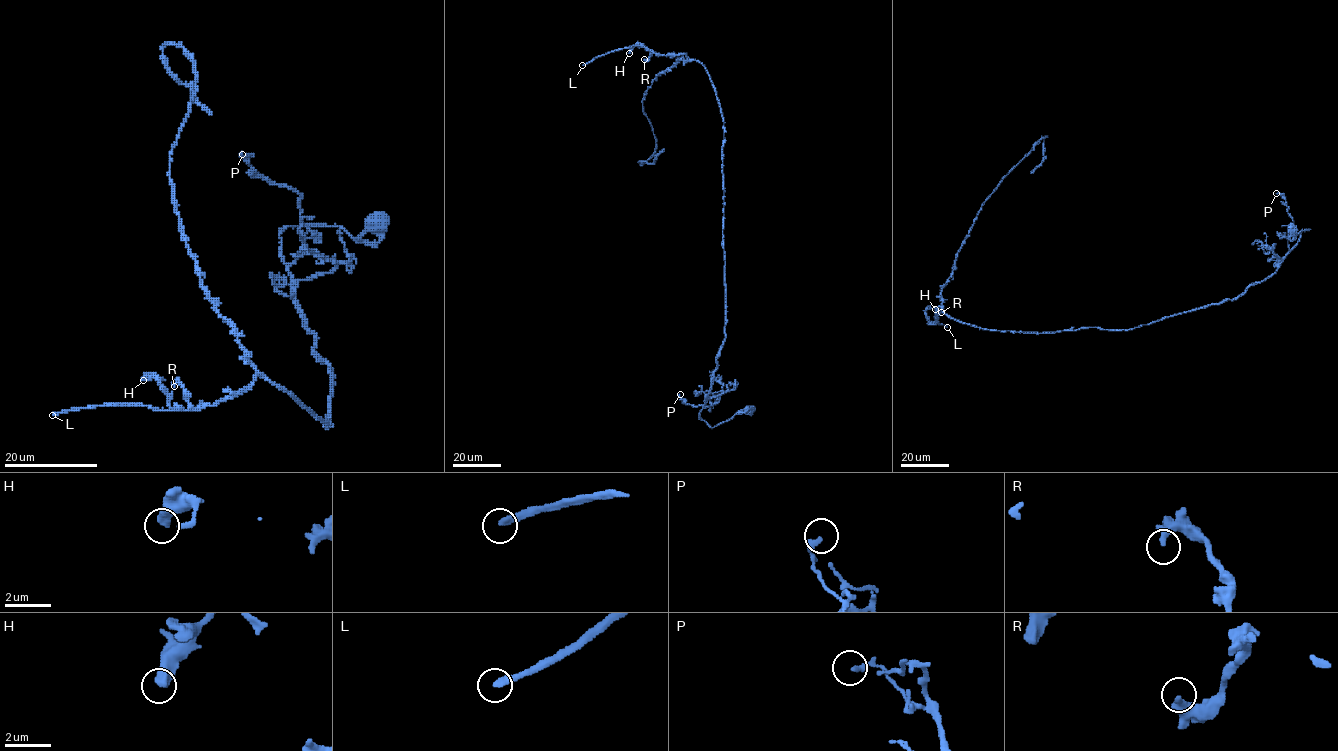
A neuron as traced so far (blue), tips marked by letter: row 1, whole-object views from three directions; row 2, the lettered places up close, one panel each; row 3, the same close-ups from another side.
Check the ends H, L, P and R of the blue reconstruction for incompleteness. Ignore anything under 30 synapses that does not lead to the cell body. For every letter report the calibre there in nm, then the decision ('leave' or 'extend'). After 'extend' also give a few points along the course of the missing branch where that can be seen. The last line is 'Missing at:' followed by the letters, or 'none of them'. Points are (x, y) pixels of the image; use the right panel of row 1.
H: calibre 460 nm; leave
L: calibre 260 nm; extend; course (947, 327), (955, 343), (961, 346), (979, 327), (973, 318), (971, 321), (976, 315)
P: calibre 160 nm; leave
R: calibre 320 nm; leave
Missing at: L

